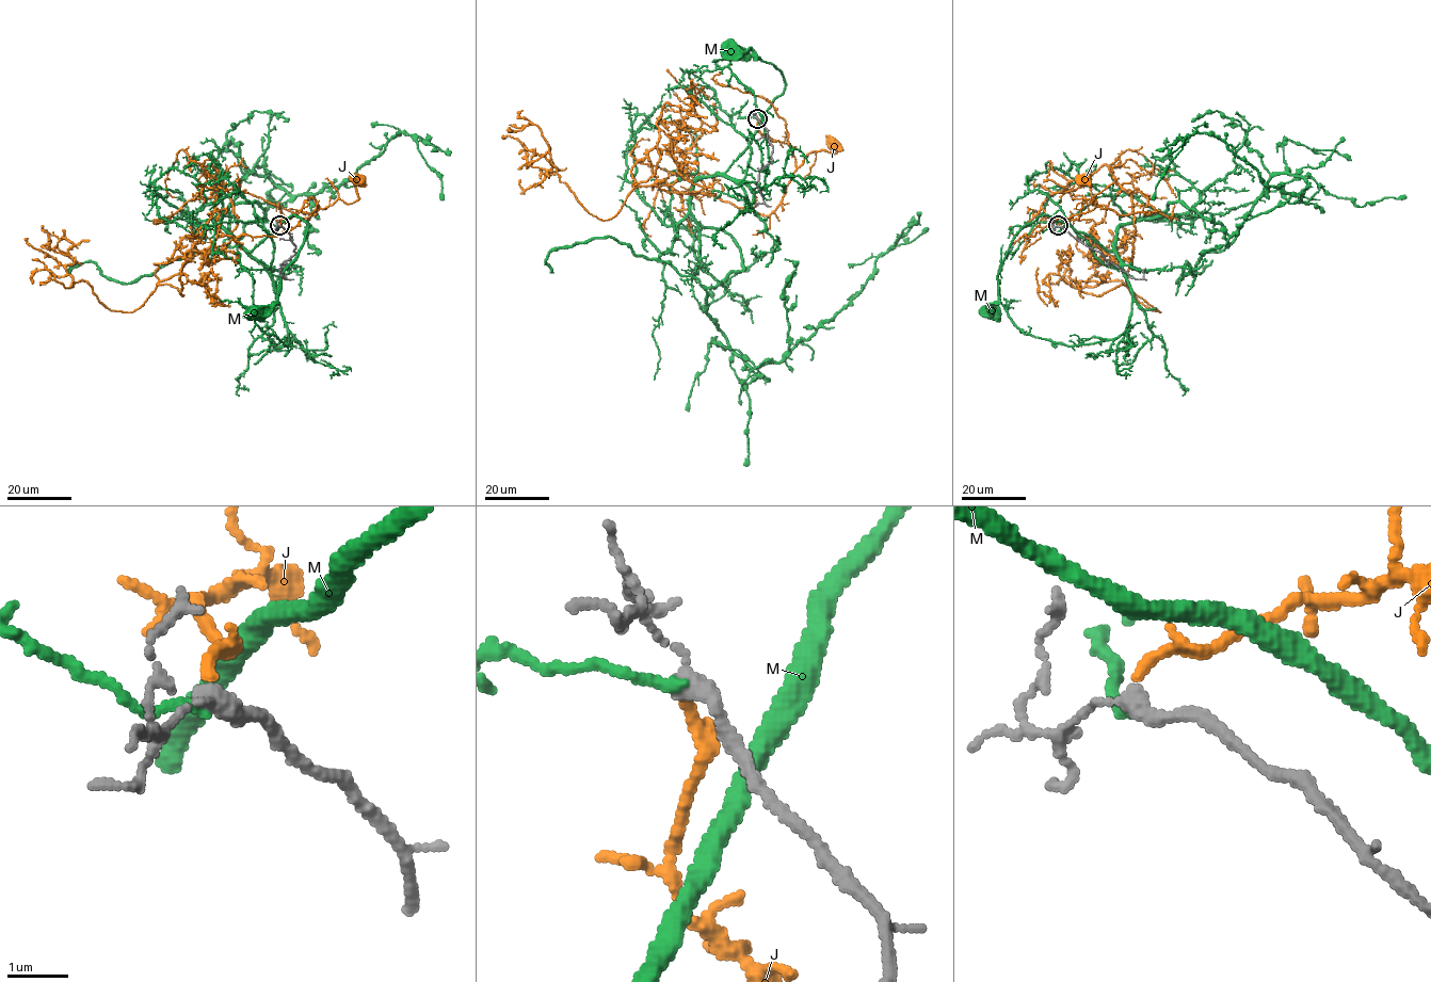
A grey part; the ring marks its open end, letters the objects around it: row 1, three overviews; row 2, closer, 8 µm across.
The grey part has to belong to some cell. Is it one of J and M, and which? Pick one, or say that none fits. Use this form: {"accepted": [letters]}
{"accepted": ["J"]}

